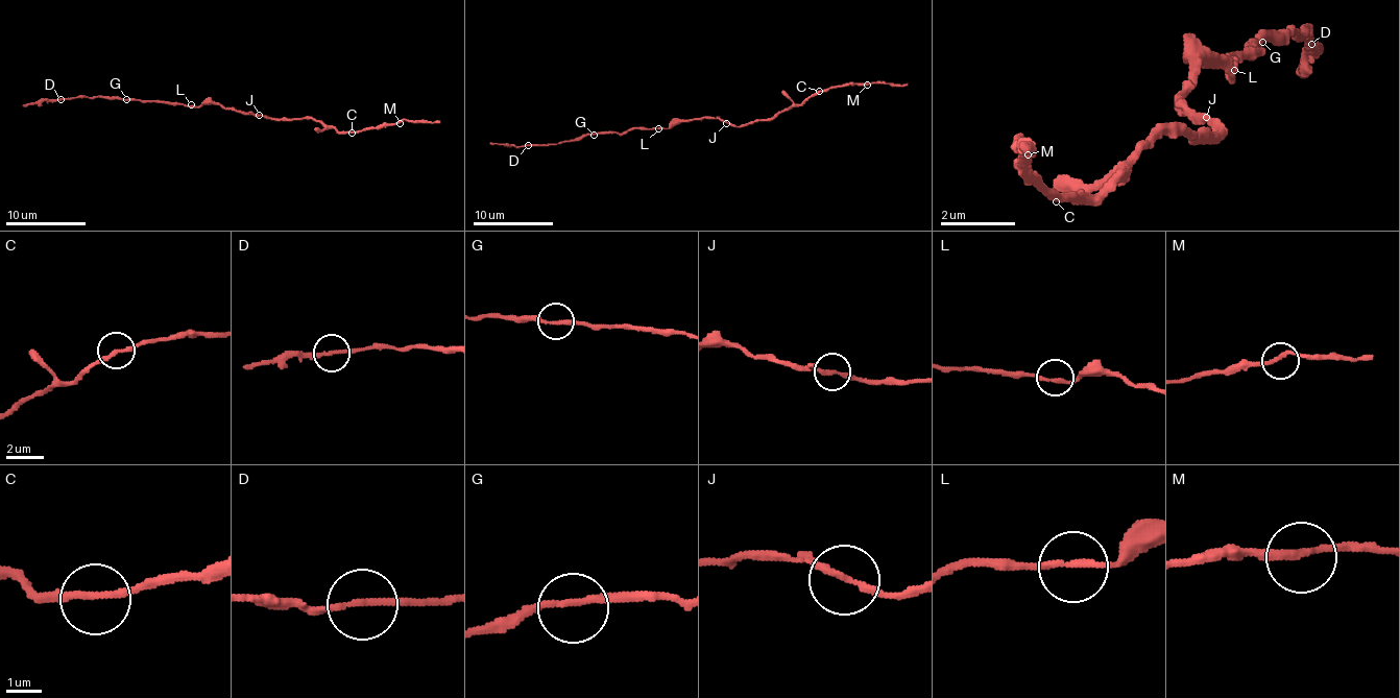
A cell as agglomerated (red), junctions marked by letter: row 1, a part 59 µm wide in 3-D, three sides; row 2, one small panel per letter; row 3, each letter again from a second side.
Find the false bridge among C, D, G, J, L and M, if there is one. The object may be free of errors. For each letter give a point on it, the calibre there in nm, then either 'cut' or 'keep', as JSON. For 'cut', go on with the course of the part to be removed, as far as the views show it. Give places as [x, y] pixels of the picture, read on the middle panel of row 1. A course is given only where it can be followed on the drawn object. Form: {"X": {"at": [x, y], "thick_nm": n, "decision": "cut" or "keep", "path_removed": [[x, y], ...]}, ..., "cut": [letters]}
{"C": {"at": [819, 91], "thick_nm": 200, "decision": "keep"}, "D": {"at": [528, 145], "thick_nm": 200, "decision": "keep"}, "G": {"at": [594, 135], "thick_nm": 200, "decision": "keep"}, "J": {"at": [726, 123], "thick_nm": 200, "decision": "keep"}, "L": {"at": [658, 128], "thick_nm": 190, "decision": "keep"}, "M": {"at": [867, 85], "thick_nm": 200, "decision": "keep"}, "cut": []}

